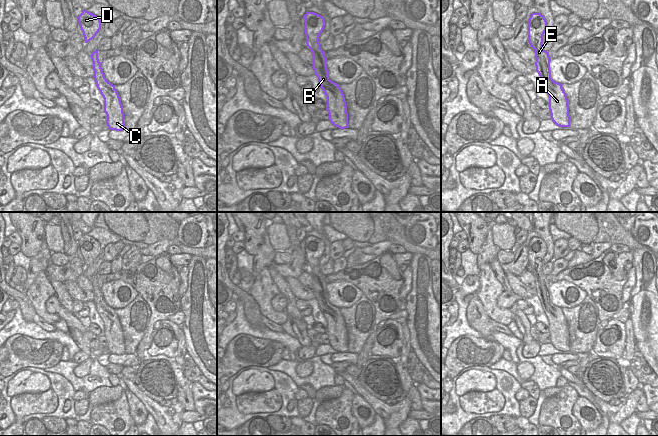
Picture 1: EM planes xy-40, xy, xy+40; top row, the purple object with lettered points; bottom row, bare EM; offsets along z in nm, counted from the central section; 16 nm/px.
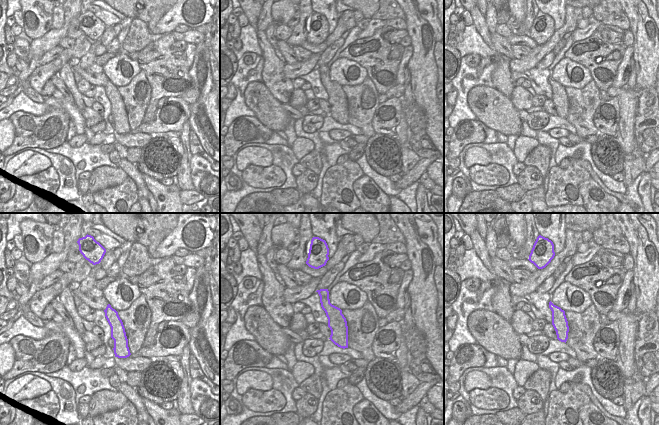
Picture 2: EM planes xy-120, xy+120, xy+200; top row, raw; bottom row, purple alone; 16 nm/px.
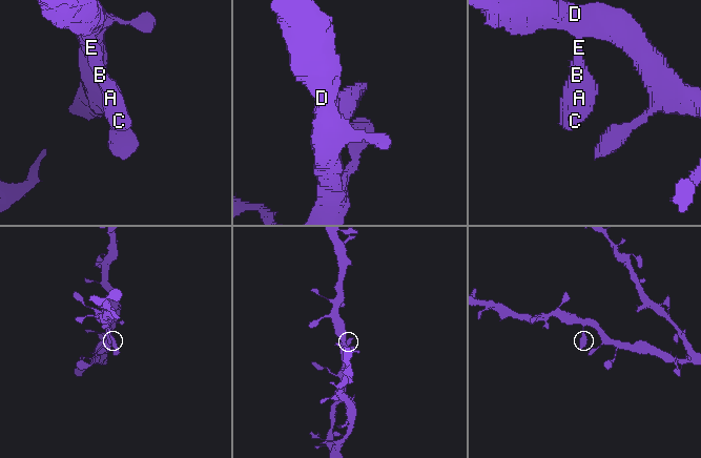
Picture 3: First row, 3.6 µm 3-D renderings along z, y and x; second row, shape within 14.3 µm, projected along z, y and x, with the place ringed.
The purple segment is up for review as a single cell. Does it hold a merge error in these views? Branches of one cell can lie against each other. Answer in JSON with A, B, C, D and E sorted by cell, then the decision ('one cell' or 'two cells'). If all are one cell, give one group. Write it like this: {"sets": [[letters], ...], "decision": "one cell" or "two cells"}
{"sets": [["A", "B", "C", "D", "E"]], "decision": "one cell"}

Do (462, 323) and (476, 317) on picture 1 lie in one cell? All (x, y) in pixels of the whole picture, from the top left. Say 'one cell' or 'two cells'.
two cells

